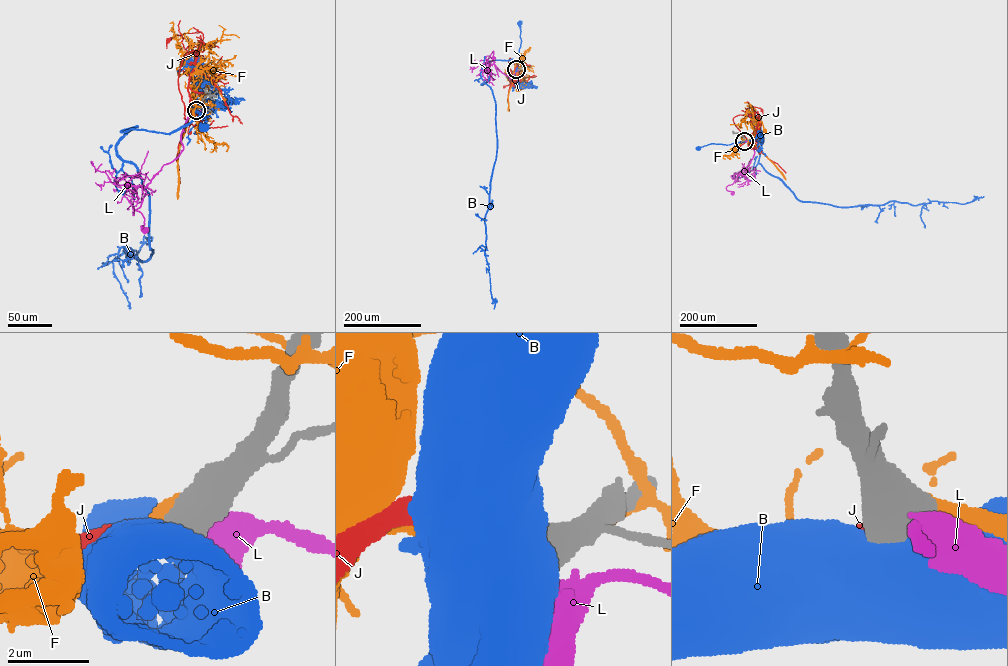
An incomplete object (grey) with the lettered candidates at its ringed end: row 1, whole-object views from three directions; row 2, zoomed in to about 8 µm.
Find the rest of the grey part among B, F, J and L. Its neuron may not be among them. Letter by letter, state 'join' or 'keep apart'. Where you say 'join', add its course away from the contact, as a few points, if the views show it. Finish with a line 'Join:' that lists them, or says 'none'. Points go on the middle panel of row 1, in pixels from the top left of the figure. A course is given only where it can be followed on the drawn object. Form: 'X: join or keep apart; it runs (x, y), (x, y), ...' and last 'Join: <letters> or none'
B: keep apart
F: keep apart
J: join; it runs (516, 69), (512, 78), (519, 72), (518, 77), (504, 87)
L: keep apart
Join: J

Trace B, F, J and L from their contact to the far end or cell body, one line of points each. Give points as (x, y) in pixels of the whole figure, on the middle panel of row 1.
B: (516, 70), (521, 41), (519, 22)
F: (516, 70), (513, 73), (515, 83)
J: (516, 69), (512, 78), (519, 72), (518, 77), (504, 87)
L: (517, 70), (509, 79), (494, 64), (483, 65), (483, 76), (493, 85)

